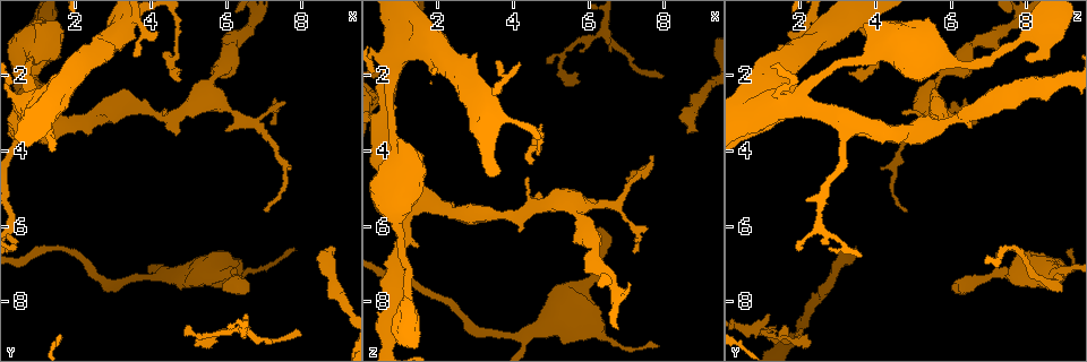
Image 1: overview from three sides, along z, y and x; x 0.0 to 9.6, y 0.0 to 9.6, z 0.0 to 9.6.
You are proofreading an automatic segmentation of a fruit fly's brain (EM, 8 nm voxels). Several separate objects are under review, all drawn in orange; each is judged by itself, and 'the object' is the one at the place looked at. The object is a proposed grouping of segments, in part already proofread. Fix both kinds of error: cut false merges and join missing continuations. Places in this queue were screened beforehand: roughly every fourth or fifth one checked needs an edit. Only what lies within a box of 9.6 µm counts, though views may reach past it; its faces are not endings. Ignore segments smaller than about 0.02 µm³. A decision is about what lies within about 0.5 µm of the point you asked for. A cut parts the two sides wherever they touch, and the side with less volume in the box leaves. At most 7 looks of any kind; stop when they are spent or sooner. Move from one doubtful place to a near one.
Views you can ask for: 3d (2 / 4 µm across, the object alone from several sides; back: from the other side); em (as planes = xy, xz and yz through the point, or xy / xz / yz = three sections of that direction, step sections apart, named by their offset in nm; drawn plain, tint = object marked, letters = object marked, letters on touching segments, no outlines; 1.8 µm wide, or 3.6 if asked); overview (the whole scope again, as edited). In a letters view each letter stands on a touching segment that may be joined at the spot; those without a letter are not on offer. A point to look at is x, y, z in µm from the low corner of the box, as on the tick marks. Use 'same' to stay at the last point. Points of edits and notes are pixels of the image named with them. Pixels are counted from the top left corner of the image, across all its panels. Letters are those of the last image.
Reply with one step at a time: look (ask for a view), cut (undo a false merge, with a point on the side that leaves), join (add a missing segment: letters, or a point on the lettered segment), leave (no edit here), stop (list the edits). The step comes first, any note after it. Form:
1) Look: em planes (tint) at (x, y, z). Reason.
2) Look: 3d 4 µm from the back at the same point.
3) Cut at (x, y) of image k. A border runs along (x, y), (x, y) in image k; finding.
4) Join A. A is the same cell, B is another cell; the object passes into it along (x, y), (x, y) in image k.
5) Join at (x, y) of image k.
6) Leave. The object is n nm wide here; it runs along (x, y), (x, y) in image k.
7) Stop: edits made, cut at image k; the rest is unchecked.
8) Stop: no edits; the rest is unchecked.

Look: 3d 4 µm at (0.85, 2.55, 2.05). Sudden change in width.

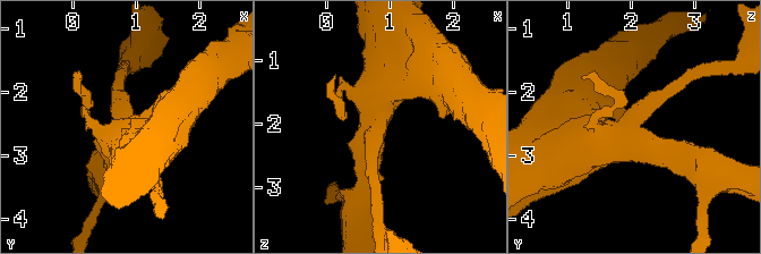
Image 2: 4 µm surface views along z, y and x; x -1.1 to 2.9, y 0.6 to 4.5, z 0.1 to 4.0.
Look: em 3.6 µm planes (plain) at (0.80, 2.55, 2.05). 4 arms meet here.

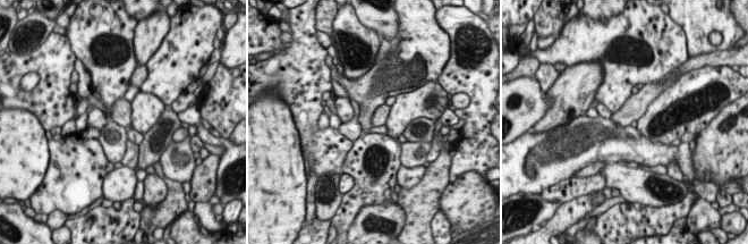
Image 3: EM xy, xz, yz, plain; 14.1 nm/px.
Look: em 3.6 µm planes (letters) at the same point.

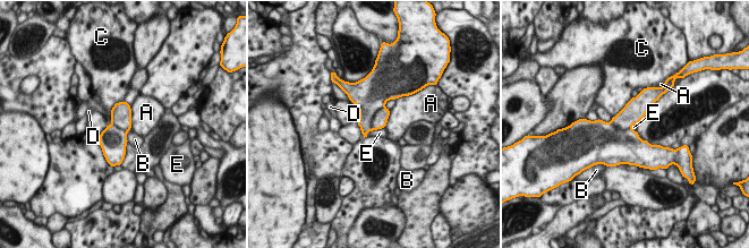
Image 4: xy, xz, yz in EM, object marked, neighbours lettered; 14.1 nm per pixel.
Cut at (381, 117) of image 4. A, B, C, D and E are other cells; a border runs along (383, 107), (375, 113), (372, 129) in image 4; a second neuron is stuck on.

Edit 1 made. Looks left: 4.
Look: em 3.6 µm xz step 16 (letters) at (6.20, 7.55, 6.05). Branch stops here.

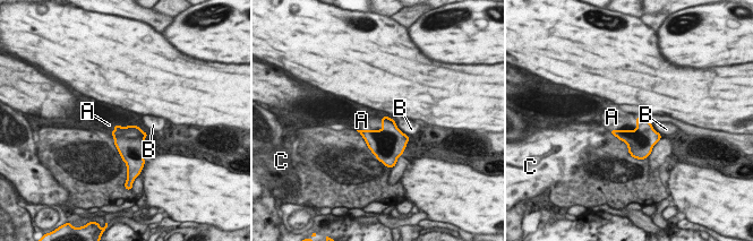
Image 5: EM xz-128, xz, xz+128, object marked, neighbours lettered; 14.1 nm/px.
Look: em 3.6 µm planes (letters) at the same point.

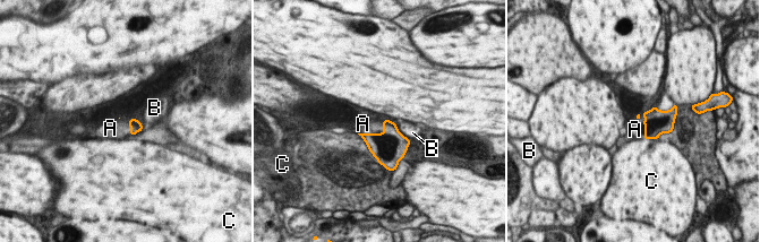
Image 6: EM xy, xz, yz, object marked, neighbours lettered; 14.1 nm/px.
Join A. A is the same cell, B and C are other cells; the neuron continues.

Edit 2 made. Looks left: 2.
Look: overview. See it whole again.

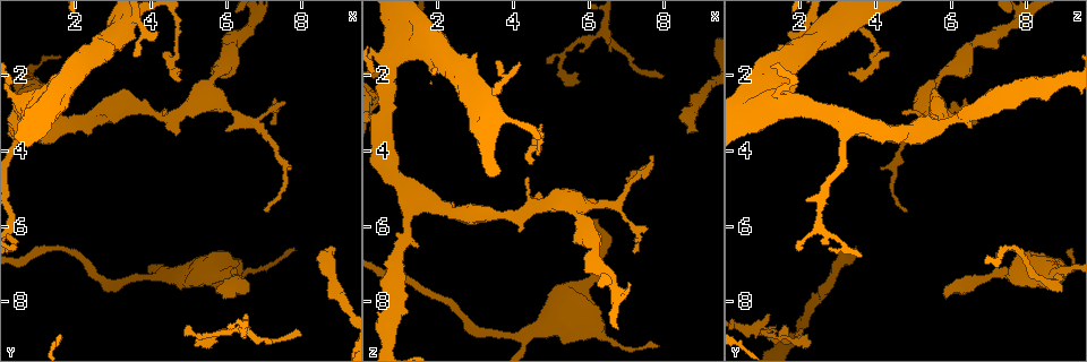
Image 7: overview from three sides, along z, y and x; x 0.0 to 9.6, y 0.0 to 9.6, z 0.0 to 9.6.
Look: em planes (letters) at (8.85, 6.60, 3.45). Long arm stops here.

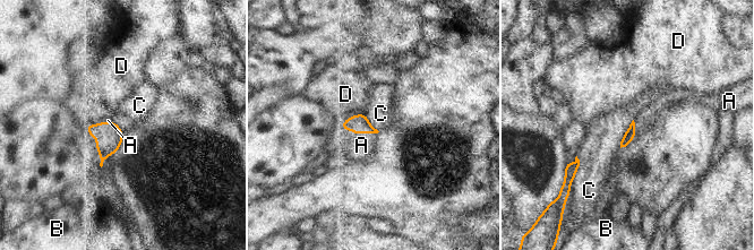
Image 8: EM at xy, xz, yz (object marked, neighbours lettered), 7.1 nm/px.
Join A. The longest contact is with A, 240 nm; A is the same cell, B, C and D are other cells; the object passes into it along (359, 123), (361, 132), (361, 145) in image 8; the neuron continues.

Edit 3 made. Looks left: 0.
Stop: edits made, cut at image 4, join at image 6, join at image 8; the rest is unchecked.

